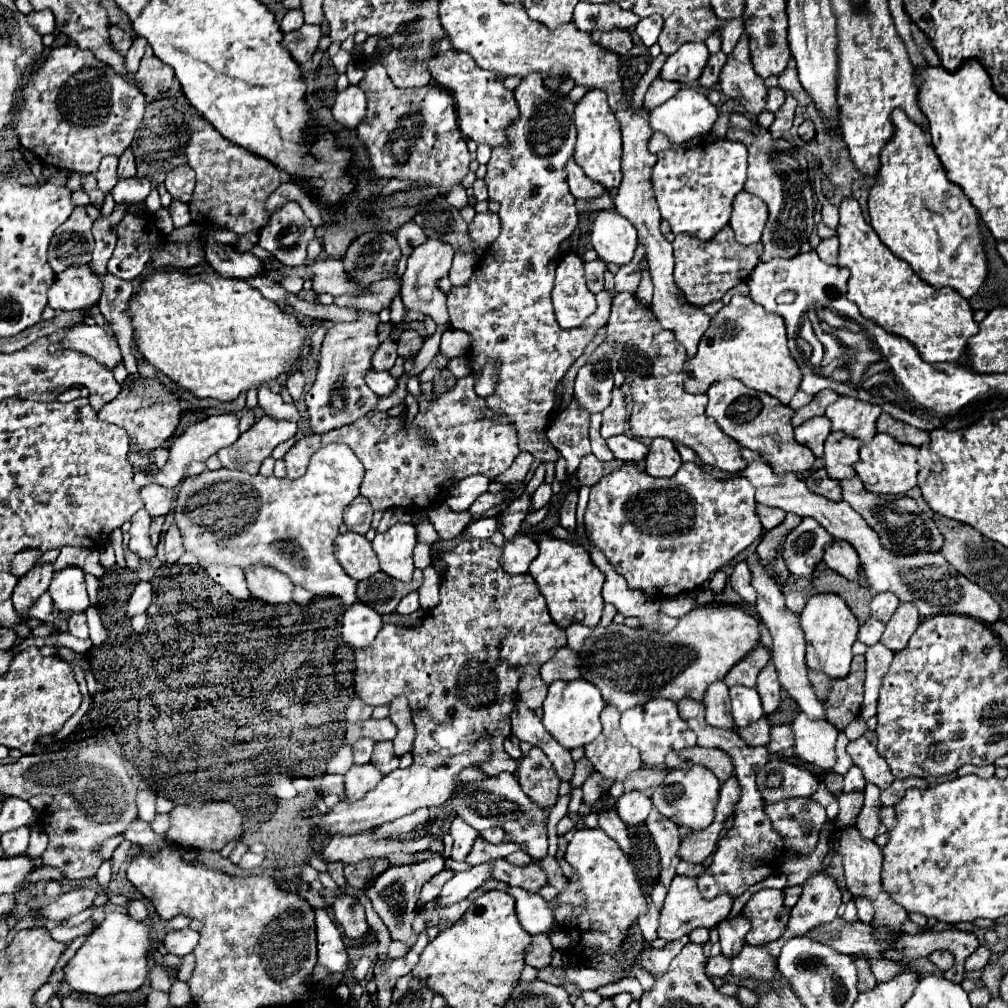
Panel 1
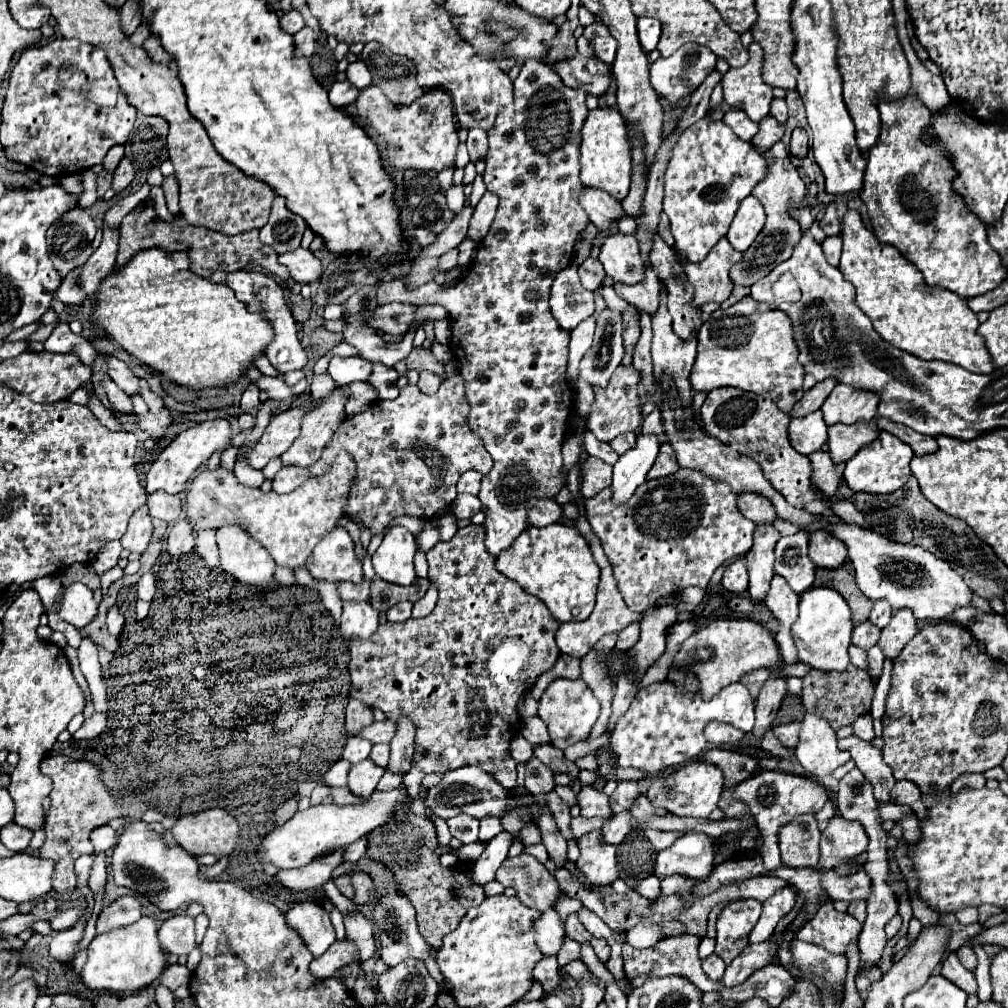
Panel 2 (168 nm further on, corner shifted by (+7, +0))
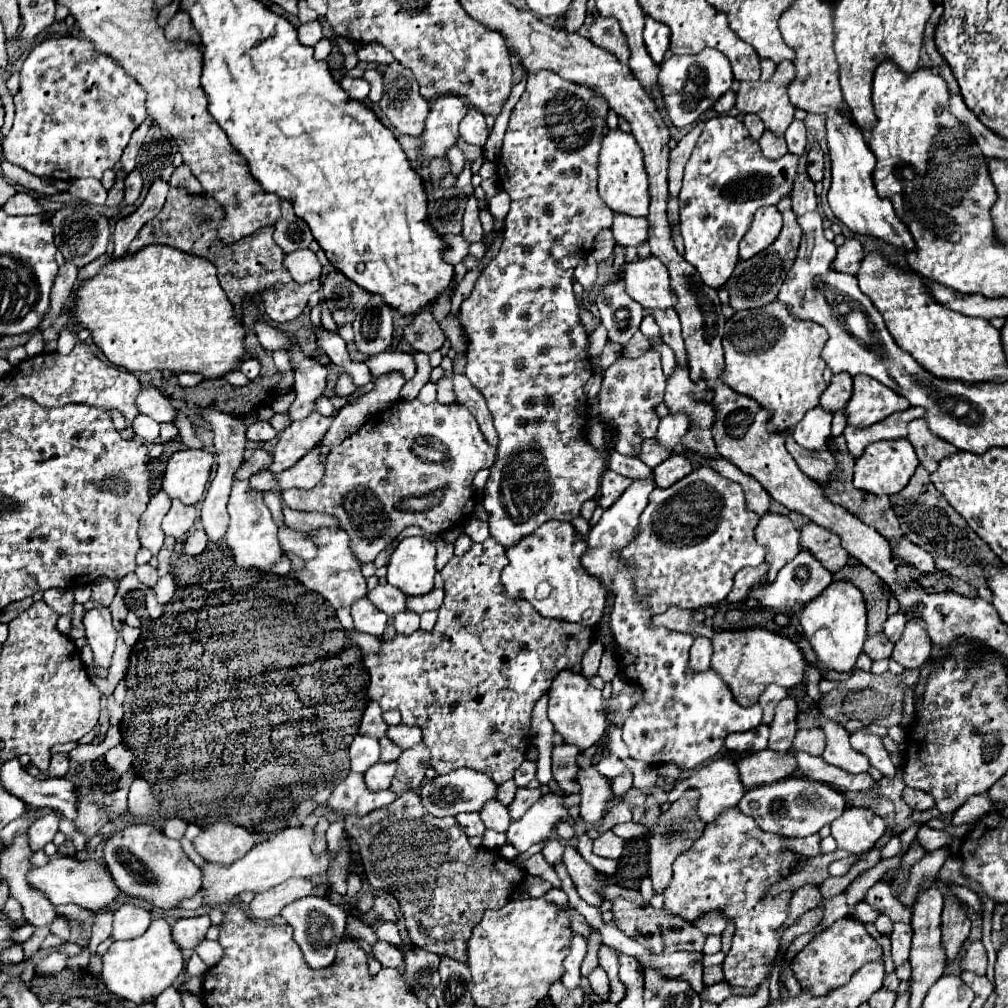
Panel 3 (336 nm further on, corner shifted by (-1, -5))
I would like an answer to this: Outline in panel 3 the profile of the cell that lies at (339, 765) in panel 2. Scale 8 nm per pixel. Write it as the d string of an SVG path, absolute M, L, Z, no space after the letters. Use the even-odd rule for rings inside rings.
M351 772L345 780L341 780L335 788L331 798L327 800L327 806L335 812L343 812L345 816L355 814L355 816L365 816L377 808L389 806L397 796L389 790L383 790L381 794L371 794L367 790L365 780L361 774Z

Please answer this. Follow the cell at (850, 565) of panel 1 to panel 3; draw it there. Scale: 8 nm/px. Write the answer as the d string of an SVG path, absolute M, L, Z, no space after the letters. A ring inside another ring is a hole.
M815 522L801 526L799 544L803 550L811 552L829 572L837 572L847 564L849 552L841 546L841 538Z

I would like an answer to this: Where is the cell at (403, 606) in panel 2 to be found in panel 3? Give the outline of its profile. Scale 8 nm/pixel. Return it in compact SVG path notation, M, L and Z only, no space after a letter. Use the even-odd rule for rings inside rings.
M411 610L395 614L393 626L399 634L413 634L413 632L419 630L419 614L413 614Z

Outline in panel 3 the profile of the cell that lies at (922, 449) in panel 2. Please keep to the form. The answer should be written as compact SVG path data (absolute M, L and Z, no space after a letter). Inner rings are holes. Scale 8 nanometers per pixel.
M913 420L909 422L909 436L907 440L913 444L919 462L925 466L925 470L931 474L939 468L939 462L951 454L957 452L957 448L939 436L931 434L927 422Z

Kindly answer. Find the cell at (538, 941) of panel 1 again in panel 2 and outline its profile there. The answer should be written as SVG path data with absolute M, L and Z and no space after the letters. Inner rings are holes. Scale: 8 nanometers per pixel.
M545 955L533 969L533 977L543 985L545 993L553 991L561 983L561 971L555 955Z

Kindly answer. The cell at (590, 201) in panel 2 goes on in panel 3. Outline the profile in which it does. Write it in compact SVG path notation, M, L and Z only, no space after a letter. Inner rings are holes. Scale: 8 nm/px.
M615 214L611 230L613 230L615 242L621 246L639 246L649 240L649 220L647 218Z

